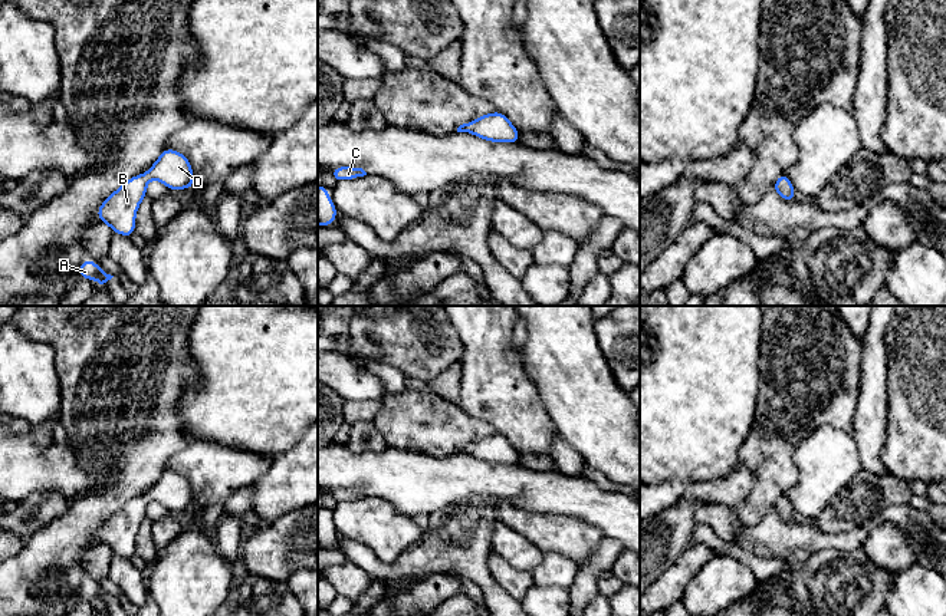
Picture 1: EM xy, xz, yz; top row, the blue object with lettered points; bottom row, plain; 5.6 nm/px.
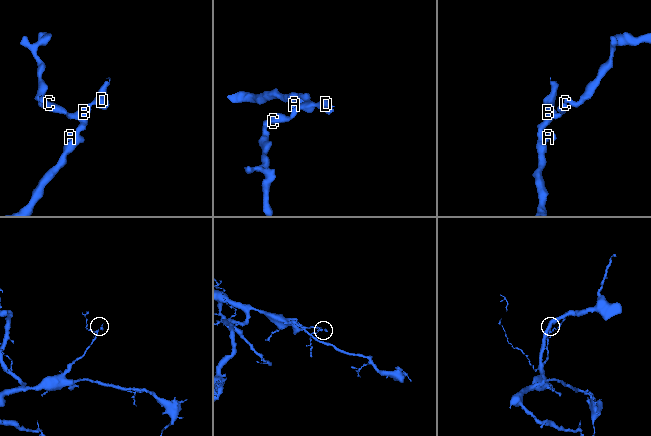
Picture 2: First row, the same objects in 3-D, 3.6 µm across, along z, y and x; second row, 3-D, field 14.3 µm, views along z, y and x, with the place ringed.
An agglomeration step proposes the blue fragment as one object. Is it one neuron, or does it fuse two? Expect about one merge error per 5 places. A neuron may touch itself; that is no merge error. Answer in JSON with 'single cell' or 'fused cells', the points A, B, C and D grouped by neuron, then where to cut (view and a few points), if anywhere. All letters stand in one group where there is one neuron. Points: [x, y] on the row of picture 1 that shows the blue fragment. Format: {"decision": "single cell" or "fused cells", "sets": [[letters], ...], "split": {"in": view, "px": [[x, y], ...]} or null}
{"decision": "single cell", "sets": [["A", "B", "C", "D"]], "split": null}

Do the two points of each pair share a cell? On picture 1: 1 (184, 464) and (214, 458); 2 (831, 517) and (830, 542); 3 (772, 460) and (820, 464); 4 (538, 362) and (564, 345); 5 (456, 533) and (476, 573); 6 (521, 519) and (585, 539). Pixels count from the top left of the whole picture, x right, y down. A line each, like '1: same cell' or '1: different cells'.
1: same cell
2: different cells
3: different cells
4: same cell
5: same cell
6: same cell

